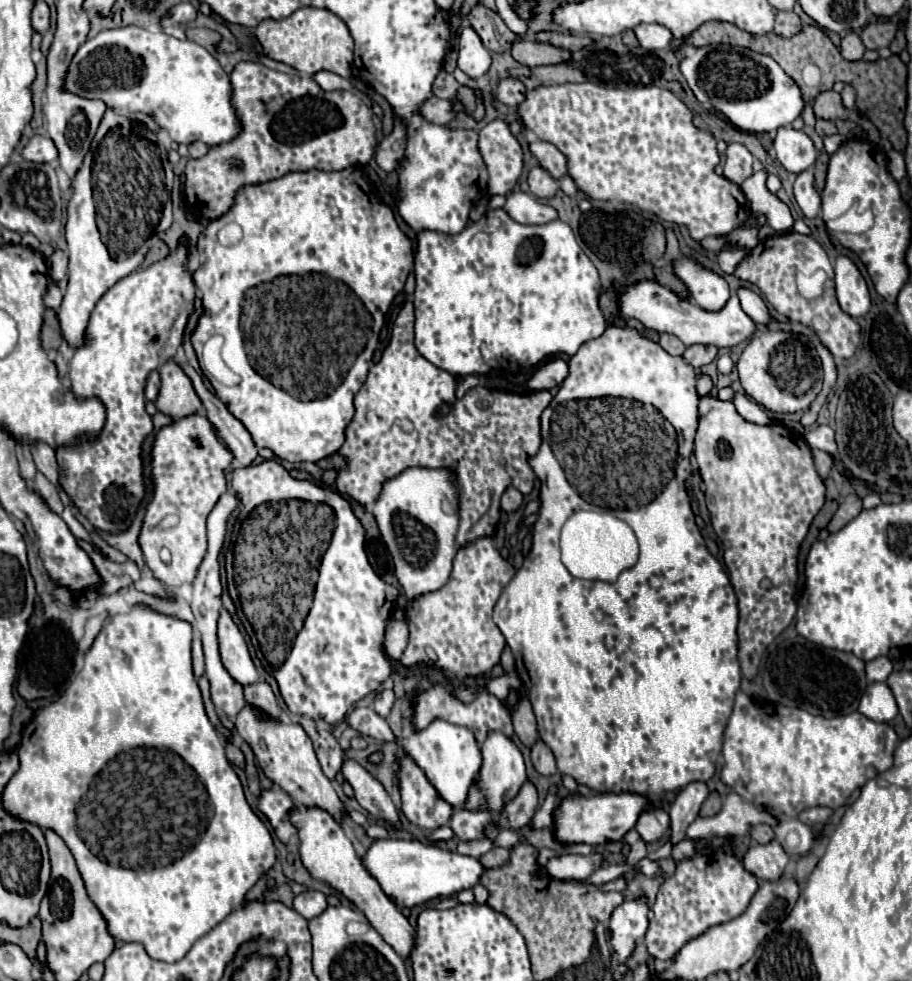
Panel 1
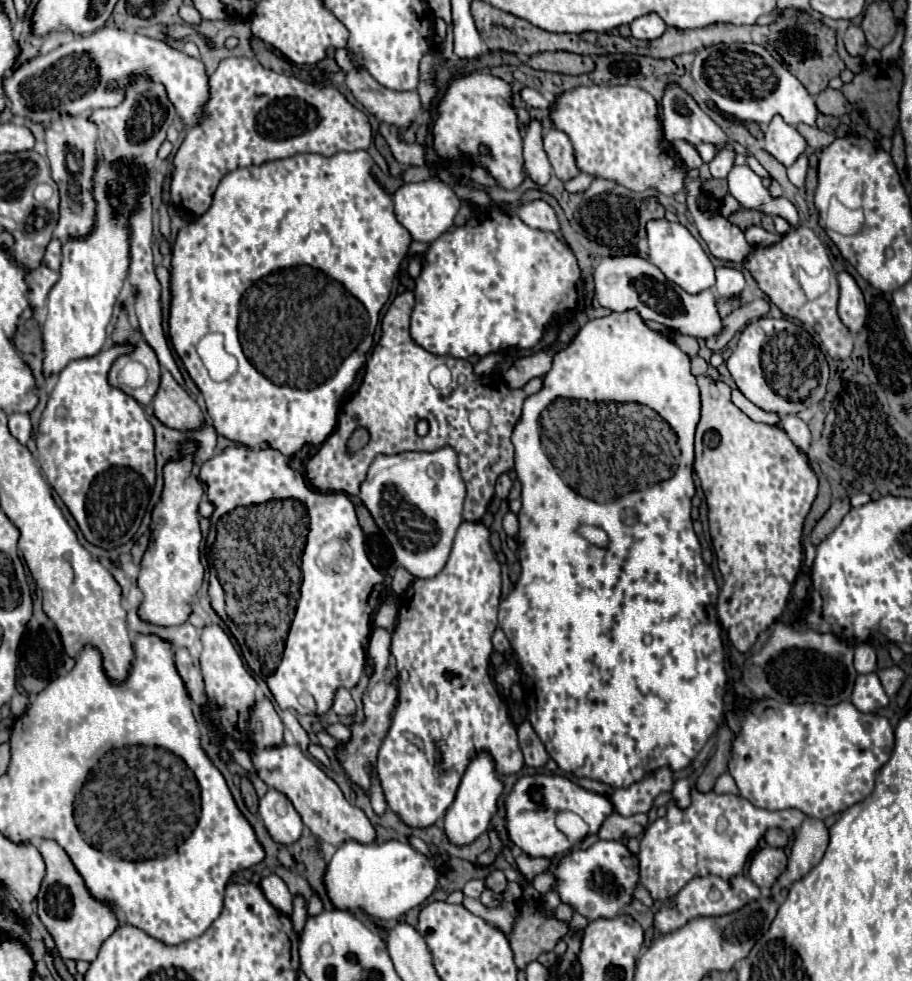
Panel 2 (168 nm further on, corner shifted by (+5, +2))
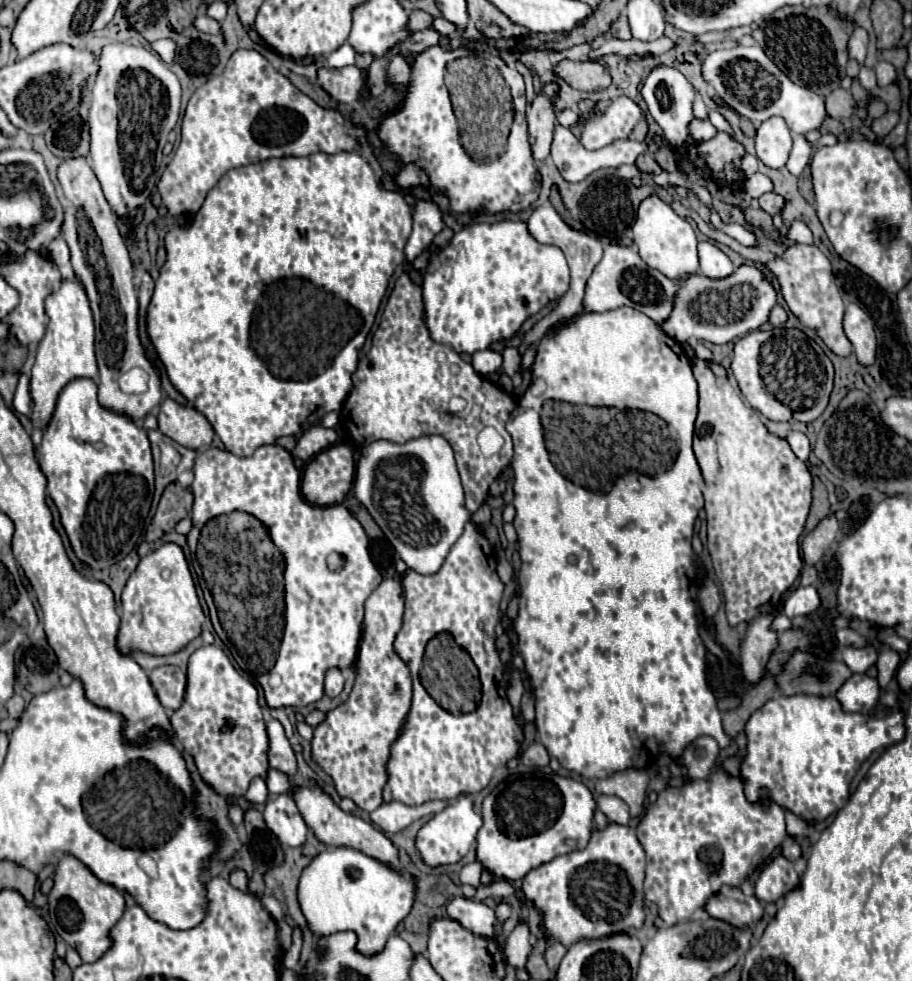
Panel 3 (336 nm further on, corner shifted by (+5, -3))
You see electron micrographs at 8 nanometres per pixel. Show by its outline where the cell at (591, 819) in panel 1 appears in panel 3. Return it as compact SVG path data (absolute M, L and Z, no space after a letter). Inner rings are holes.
M542 771L510 775L506 781L498 783L482 801L480 807L482 829L478 831L476 837L476 861L480 861L480 865L486 871L490 871L496 879L520 881L530 869L536 869L538 865L544 865L554 857L574 849L566 841L574 841L576 847L586 847L594 827L592 823L594 811L596 811L596 799L580 781L560 777L556 773L546 775Z

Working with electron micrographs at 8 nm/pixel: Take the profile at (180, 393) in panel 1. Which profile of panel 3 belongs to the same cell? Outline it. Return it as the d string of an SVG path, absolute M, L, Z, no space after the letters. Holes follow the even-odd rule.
M166 399L158 413L160 431L174 439L176 443L188 449L200 449L212 443L214 429L204 415L200 415L194 407L178 405L172 399Z

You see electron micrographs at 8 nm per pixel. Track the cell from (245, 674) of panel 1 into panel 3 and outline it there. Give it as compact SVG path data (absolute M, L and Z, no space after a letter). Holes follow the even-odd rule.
M204 645L190 655L186 671L186 701L172 713L176 741L194 757L206 785L222 797L242 797L254 777L266 779L268 737L258 705L256 687L238 675L226 653L216 645Z

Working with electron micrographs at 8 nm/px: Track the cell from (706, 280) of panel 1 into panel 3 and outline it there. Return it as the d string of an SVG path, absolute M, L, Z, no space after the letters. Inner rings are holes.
M650 195L646 197L640 207L638 207L638 215L636 221L632 225L632 233L634 233L634 245L638 247L640 257L646 261L646 265L650 265L652 269L658 269L662 275L670 277L670 279L686 279L692 273L698 273L698 241L694 235L692 225L674 213L674 209L664 203L658 195Z

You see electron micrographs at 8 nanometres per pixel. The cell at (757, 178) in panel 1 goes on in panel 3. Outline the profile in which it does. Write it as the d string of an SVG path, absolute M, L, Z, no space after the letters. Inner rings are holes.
M794 221L794 223L792 223L788 237L790 237L790 239L796 239L798 243L806 243L806 245L812 243L812 231L810 231L808 225L802 223L802 221Z

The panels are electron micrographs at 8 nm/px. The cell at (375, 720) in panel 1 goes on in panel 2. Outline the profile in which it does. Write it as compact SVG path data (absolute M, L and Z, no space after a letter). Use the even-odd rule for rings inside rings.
M340 688L336 692L336 698L334 698L334 706L332 710L338 714L338 716L354 716L356 714L356 704L350 696L350 692L346 688Z

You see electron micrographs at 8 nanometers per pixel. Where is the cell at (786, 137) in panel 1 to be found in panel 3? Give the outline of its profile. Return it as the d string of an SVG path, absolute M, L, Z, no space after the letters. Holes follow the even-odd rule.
M770 117L756 129L756 155L762 163L766 163L772 169L784 167L790 149L792 149L792 137L786 121L782 117Z

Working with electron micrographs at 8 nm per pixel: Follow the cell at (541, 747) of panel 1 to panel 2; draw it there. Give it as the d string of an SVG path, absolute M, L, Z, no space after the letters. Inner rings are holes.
M524 720L518 726L518 740L520 740L520 750L524 754L526 766L540 768L540 766L544 766L548 762L548 754L544 750L544 744L540 742L538 734L534 732L534 728L532 728L532 724L528 720Z

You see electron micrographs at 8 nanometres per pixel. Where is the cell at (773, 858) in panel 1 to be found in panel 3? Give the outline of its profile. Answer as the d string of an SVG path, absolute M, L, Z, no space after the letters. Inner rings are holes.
M782 855L764 867L756 881L756 899L762 903L774 903L782 895L790 893L800 885L800 877L792 863Z

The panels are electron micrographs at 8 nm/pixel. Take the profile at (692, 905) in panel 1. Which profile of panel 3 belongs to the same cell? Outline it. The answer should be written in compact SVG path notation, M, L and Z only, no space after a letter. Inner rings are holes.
M722 887L720 893L712 895L706 903L706 911L714 917L714 919L722 919L734 927L750 927L754 923L758 923L762 919L762 905L756 897L748 897L744 895L740 889L734 889L734 887Z

